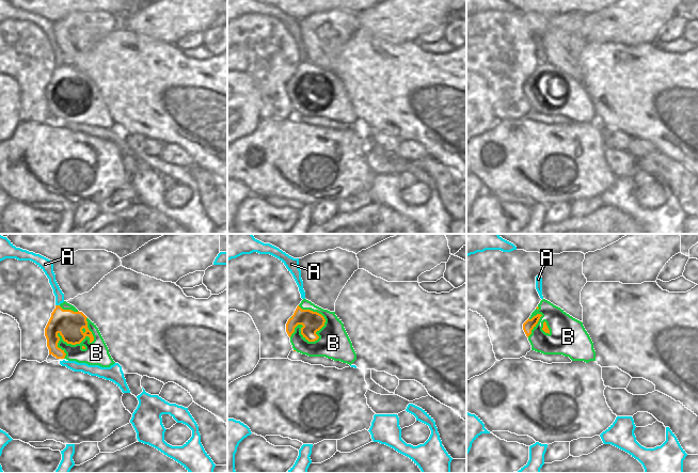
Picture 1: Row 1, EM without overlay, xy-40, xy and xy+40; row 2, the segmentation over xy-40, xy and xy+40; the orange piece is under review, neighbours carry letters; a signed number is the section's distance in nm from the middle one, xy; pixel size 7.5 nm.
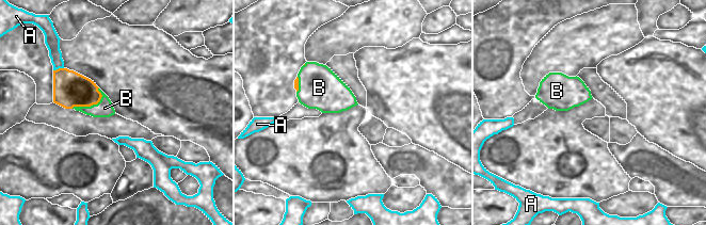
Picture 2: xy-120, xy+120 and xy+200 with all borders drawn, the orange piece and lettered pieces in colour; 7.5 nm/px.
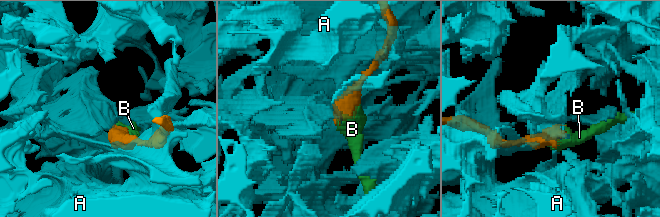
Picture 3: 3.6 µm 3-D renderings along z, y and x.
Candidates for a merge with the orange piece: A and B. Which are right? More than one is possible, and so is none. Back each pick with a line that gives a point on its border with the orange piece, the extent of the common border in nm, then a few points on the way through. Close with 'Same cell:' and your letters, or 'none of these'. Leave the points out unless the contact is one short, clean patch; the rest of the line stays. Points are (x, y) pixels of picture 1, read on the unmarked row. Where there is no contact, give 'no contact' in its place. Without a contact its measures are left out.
B: meets orange in xy-40 at (79, 104); contact 360 nm long
Same cell: B

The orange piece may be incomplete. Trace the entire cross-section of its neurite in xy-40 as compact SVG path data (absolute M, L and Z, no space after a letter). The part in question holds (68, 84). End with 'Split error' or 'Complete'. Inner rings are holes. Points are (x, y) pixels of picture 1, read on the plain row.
M66 62L55 66L45 97L49 115L57 120L101 128L115 124L96 85Z. Split error

